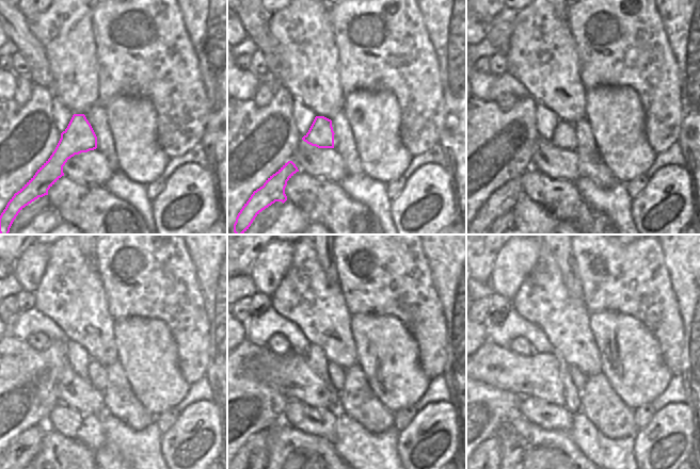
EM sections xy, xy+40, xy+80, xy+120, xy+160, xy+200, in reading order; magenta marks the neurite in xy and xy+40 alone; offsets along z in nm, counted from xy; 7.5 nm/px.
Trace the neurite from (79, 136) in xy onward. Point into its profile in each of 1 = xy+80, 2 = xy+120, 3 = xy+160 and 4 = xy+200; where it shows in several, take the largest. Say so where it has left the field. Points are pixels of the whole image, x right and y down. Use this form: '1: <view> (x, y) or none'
1: xy+80 (503, 200)
2: xy+120 (21, 451)
3: xy+160 (254, 451)
4: xy+200 (489, 451)

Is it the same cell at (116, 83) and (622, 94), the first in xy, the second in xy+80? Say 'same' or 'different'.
different

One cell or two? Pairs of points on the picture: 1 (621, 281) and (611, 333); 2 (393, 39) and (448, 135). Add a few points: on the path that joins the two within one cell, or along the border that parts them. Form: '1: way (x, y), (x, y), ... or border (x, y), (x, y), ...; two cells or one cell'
1: border (590, 312), (618, 311), (629, 313), (639, 321); two cells
2: border (445, 101), (445, 123), (438, 143); two cells

